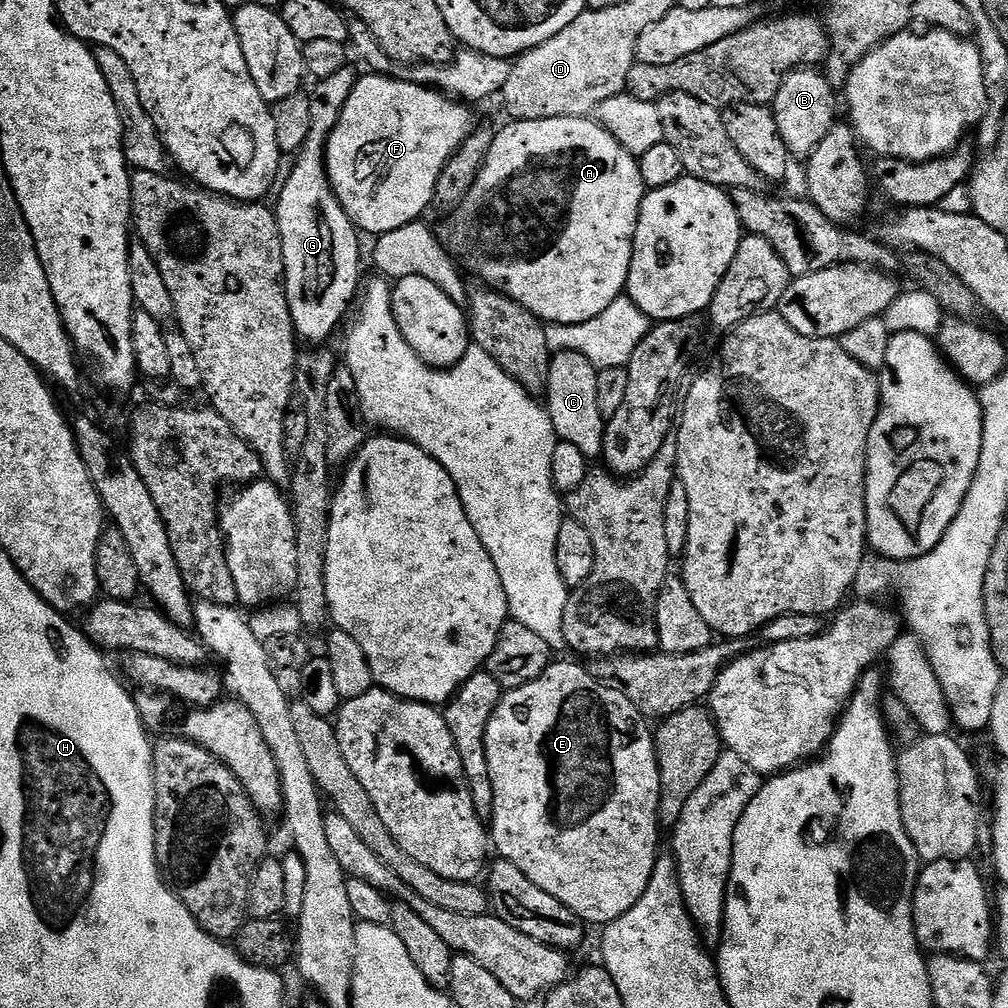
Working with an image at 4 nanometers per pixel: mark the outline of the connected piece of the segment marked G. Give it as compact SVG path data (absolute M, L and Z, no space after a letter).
M345 66L342 70L334 70L327 74L321 75L320 80L312 89L307 93L310 98L310 132L306 134L306 142L304 147L300 149L299 152L295 153L294 160L296 160L296 165L292 168L292 173L288 177L285 175L283 177L282 183L279 185L280 188L280 201L274 204L274 211L276 214L276 221L280 227L280 237L282 238L282 258L284 259L284 289L286 290L286 298L288 299L288 305L290 306L290 314L292 315L292 321L296 327L297 337L301 341L309 340L309 345L320 346L325 343L324 339L335 330L340 324L340 319L348 312L348 303L352 299L357 299L358 293L362 288L362 280L360 284L360 240L361 237L358 235L358 229L355 224L353 224L352 219L346 214L346 210L342 210L342 206L338 202L338 198L334 194L334 190L330 186L328 181L328 167L324 165L324 150L328 145L328 135L334 130L334 126L338 122L338 118L342 114L342 110L346 106L346 102L350 98L350 94L354 90L358 79L358 72L352 69L352 66Z

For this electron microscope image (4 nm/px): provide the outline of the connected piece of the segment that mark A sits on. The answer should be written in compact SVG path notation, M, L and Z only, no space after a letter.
M575 116L574 118L546 118L545 120L518 120L505 123L504 129L496 132L490 152L486 154L480 172L470 190L462 197L464 205L460 208L460 216L452 216L441 228L438 228L439 241L449 256L465 273L473 272L481 285L508 296L521 304L530 314L534 314L541 322L548 324L577 324L586 322L610 302L614 302L625 291L632 257L632 240L636 237L636 223L640 217L640 207L646 195L646 189L640 173L640 162L631 156L620 143L610 135L595 119Z

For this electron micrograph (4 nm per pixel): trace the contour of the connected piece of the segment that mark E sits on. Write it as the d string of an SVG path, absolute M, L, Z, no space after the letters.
M553 662L548 665L548 669L534 682L530 682L521 688L513 688L505 691L501 695L498 706L494 710L494 714L484 731L486 734L486 766L490 770L490 786L494 794L490 817L491 847L495 851L496 848L500 851L497 852L499 859L508 860L514 866L518 866L518 870L522 870L522 874L526 874L526 878L530 878L530 882L534 882L534 886L542 886L542 890L546 890L546 894L558 898L558 902L562 902L562 906L574 910L574 914L578 914L578 918L588 926L592 926L592 924L600 924L599 926L610 925L618 918L622 918L622 914L626 914L626 910L630 910L635 906L638 898L642 898L642 894L646 894L646 886L650 886L650 874L654 874L656 858L662 852L662 848L660 848L660 823L662 823L660 815L660 767L658 766L658 758L656 757L656 738L653 729L651 727L648 729L648 724L649 721L636 709L634 702L630 702L630 698L626 698L626 694L619 687L609 686L605 681L597 680L587 667L583 668L580 664L559 664L559 662Z

